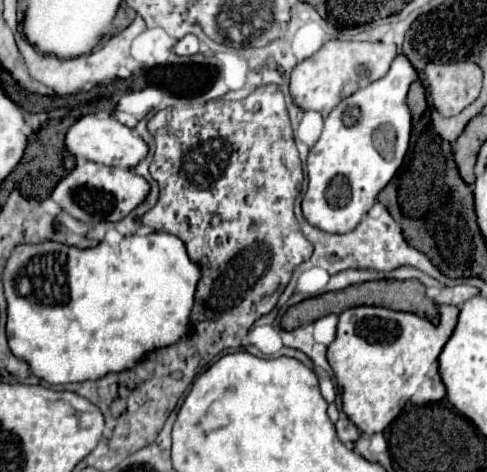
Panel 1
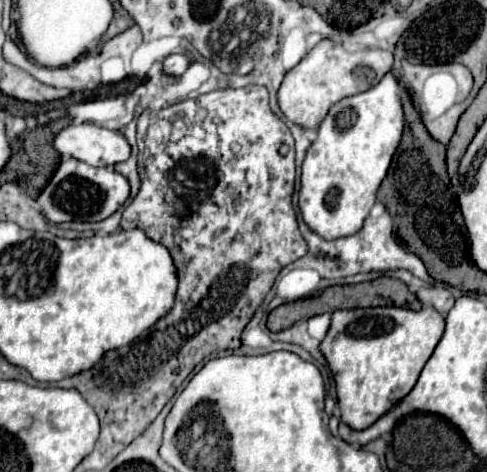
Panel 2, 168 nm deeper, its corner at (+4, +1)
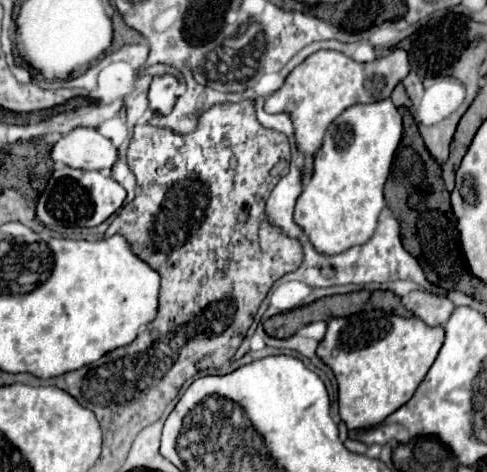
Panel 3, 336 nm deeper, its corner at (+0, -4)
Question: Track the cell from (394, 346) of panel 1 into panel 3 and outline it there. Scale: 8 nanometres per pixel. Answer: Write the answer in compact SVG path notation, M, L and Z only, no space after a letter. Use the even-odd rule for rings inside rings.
M381 310L359 312L349 318L331 318L327 322L327 334L319 342L317 356L333 370L339 386L339 416L349 430L369 428L381 424L389 414L401 408L417 390L429 368L433 366L439 348L443 344L443 328L427 326L417 316L401 318L395 314L385 314Z

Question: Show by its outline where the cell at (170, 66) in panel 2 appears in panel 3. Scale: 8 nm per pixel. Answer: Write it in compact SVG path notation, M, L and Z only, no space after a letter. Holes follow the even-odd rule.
M155 76L147 94L149 108L159 116L167 116L177 100L177 86L179 82L173 76Z

